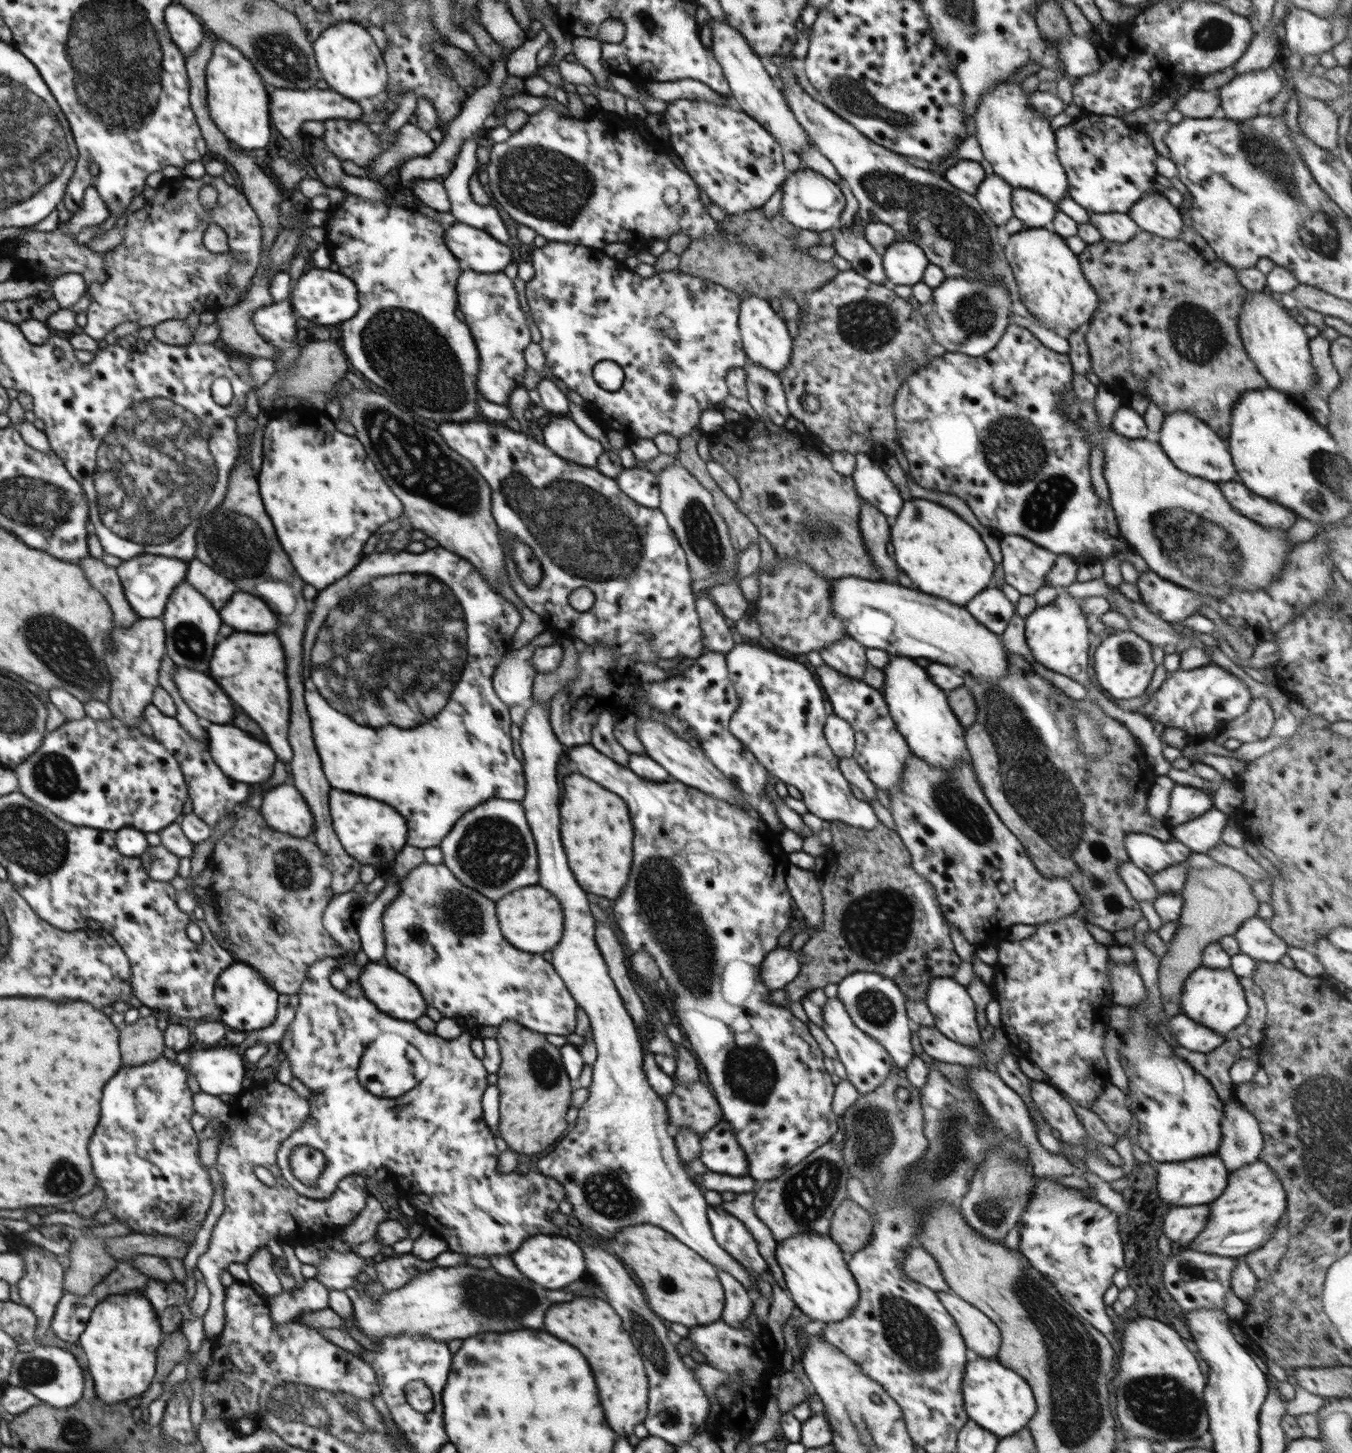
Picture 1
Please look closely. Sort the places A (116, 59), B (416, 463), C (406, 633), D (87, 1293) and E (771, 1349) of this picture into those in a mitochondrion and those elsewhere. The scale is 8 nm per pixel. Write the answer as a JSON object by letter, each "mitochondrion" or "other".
{"A":"mitochondrion","B":"mitochondrion","C":"mitochondrion","D":"other","E":"other"}

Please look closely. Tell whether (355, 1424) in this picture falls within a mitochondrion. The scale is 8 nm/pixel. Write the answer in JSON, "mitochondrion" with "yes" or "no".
{"mitochondrion":"yes"}

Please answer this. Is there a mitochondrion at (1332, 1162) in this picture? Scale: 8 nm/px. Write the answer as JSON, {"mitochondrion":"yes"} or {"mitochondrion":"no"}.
{"mitochondrion":"yes"}

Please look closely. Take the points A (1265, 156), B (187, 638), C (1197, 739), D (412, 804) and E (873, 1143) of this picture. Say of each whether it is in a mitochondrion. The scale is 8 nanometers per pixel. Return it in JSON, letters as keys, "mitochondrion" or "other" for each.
{"A":"mitochondrion","B":"mitochondrion","C":"other","D":"other","E":"mitochondrion"}

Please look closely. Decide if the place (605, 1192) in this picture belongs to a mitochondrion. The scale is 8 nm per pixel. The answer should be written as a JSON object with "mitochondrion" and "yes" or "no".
{"mitochondrion":"yes"}

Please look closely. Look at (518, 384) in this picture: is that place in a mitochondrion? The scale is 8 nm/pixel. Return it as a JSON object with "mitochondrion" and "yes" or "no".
{"mitochondrion":"no"}

